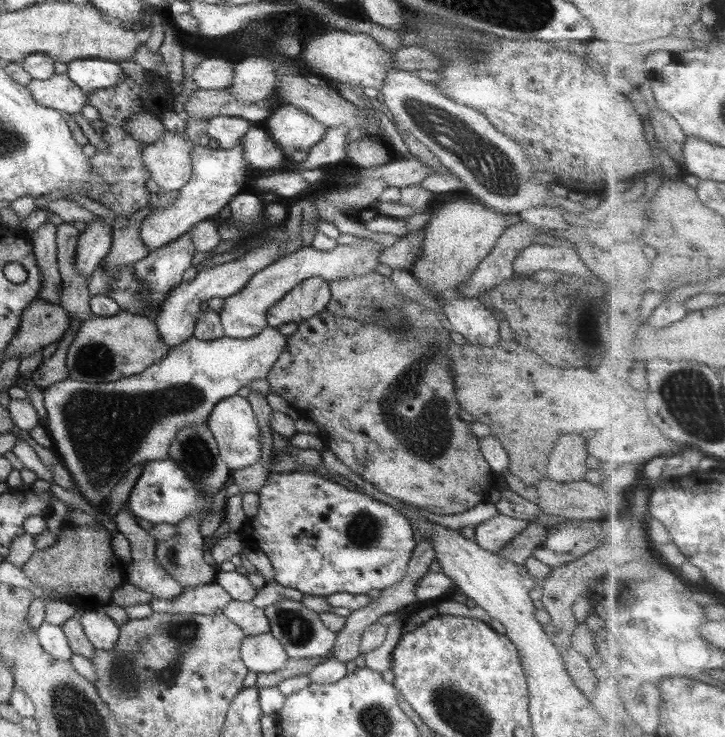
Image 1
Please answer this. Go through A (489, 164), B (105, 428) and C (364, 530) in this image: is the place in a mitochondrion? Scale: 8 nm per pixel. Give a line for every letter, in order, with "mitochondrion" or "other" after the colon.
A: mitochondrion
B: mitochondrion
C: mitochondrion

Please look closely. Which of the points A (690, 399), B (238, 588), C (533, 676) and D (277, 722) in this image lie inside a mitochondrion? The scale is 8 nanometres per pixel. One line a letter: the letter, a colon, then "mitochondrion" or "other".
A: mitochondrion
B: other
C: other
D: other

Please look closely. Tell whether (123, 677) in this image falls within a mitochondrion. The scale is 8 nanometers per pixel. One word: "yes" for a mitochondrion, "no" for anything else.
yes

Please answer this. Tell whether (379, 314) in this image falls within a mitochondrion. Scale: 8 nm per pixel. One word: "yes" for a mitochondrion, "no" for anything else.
yes

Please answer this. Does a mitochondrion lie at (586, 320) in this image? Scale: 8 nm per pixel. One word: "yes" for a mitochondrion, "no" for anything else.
yes

